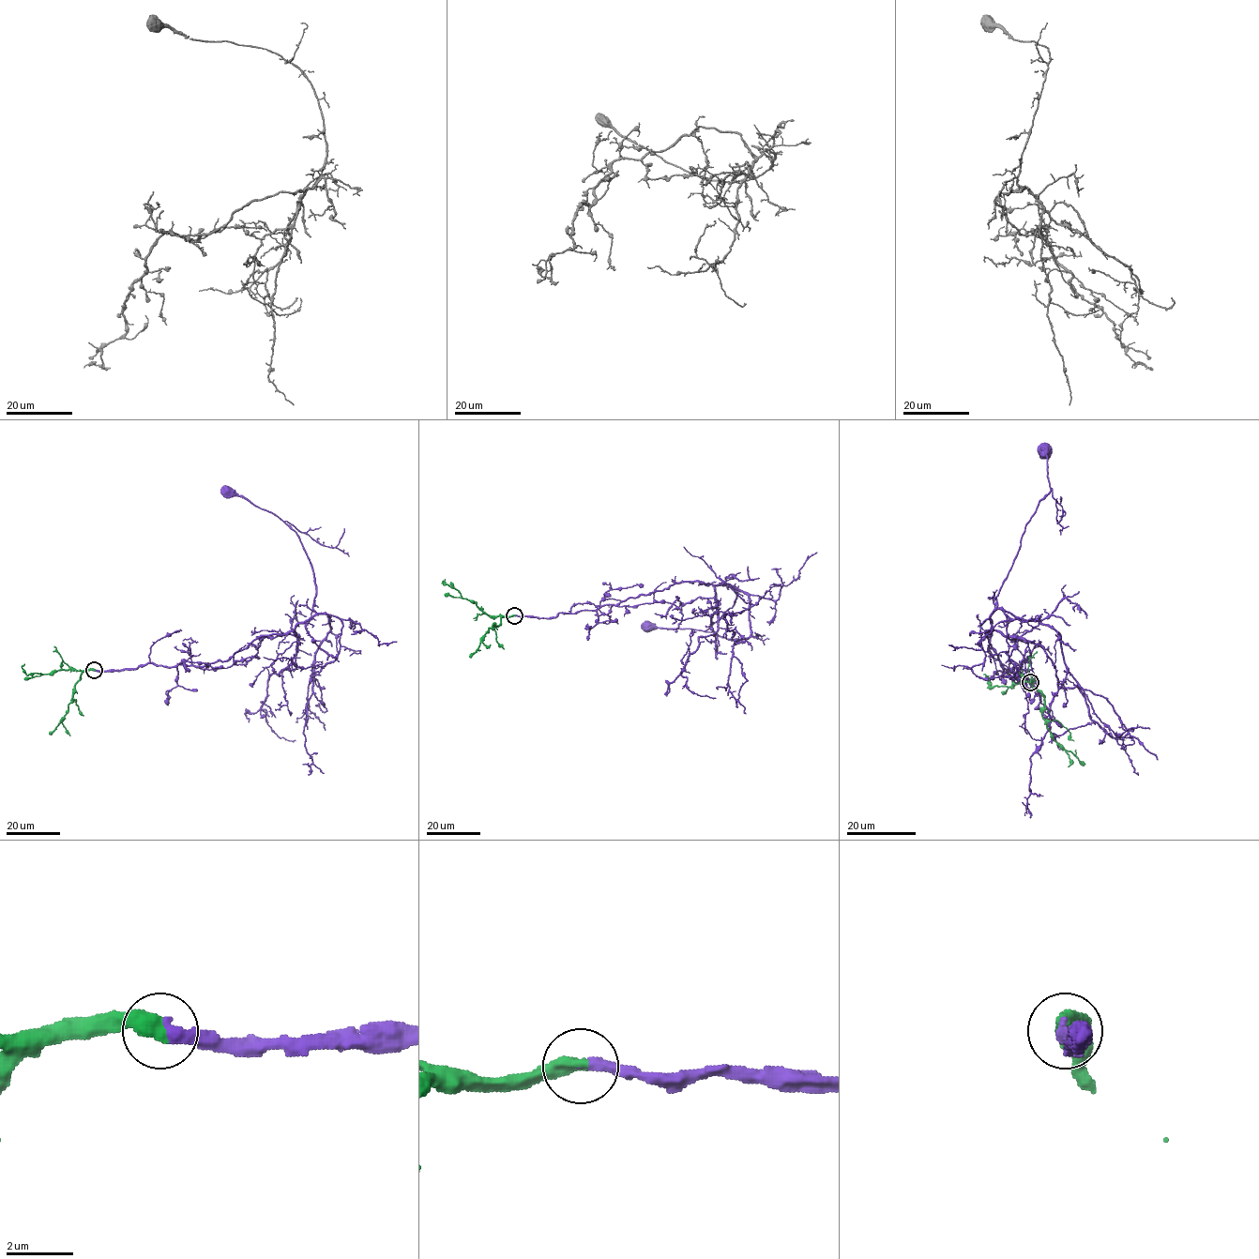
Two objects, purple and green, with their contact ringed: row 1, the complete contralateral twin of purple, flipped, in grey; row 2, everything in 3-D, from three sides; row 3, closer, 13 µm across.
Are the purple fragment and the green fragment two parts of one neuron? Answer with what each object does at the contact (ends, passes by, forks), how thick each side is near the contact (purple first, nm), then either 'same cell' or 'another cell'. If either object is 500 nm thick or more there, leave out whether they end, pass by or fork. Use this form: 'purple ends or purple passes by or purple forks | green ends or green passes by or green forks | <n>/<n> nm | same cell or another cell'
360/500 nm | same cell

